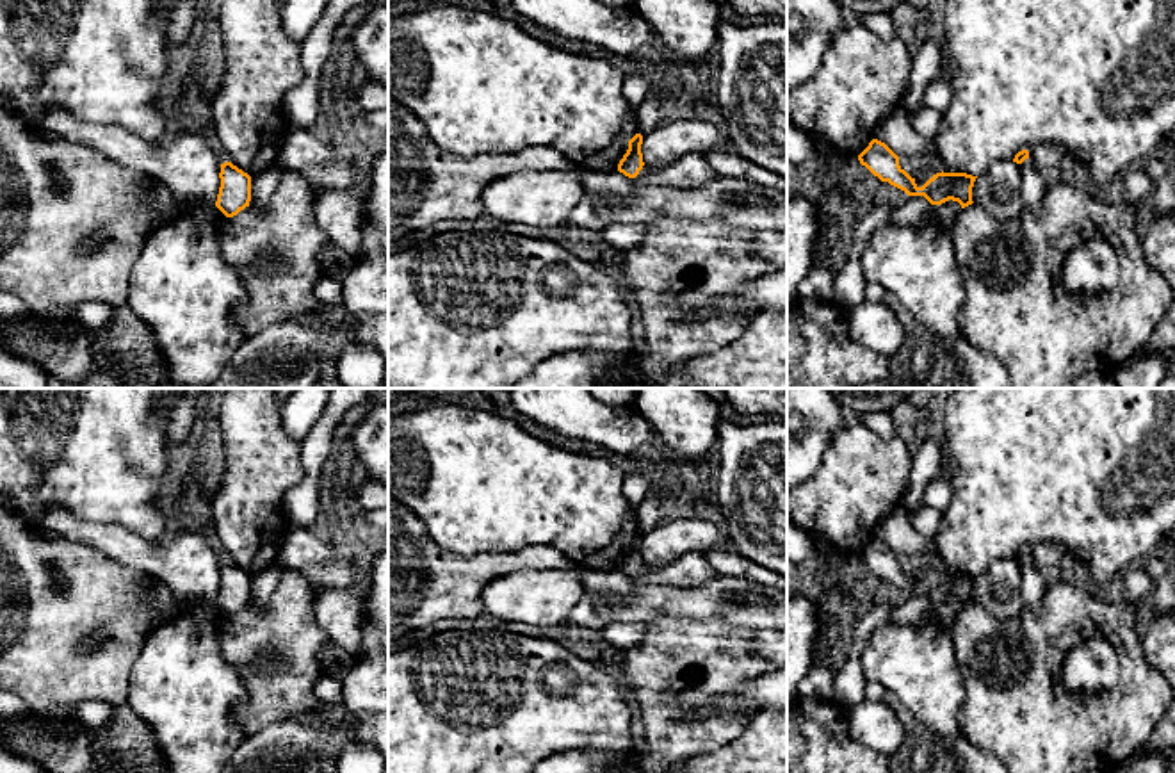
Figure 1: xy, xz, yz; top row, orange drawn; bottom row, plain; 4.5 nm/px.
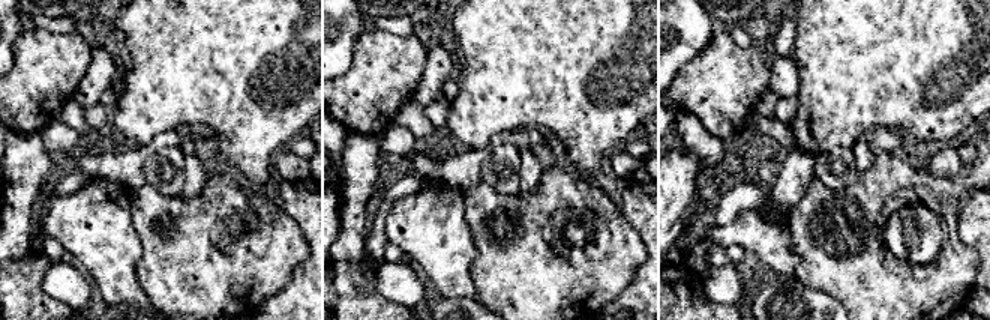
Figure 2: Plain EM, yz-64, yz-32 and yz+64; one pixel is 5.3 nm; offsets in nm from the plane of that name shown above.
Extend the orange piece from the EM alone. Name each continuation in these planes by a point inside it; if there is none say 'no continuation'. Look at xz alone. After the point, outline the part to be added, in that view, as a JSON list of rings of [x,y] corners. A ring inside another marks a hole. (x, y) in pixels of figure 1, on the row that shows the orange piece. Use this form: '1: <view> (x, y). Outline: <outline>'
no continuation

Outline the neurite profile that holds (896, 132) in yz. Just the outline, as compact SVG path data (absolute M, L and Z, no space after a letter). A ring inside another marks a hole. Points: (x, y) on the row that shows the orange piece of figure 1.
M901 109L883 121L876 139L885 142L897 157L922 157L936 164L936 146L933 139L919 135L908 114Z

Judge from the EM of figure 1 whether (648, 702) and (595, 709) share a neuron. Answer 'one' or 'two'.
two

